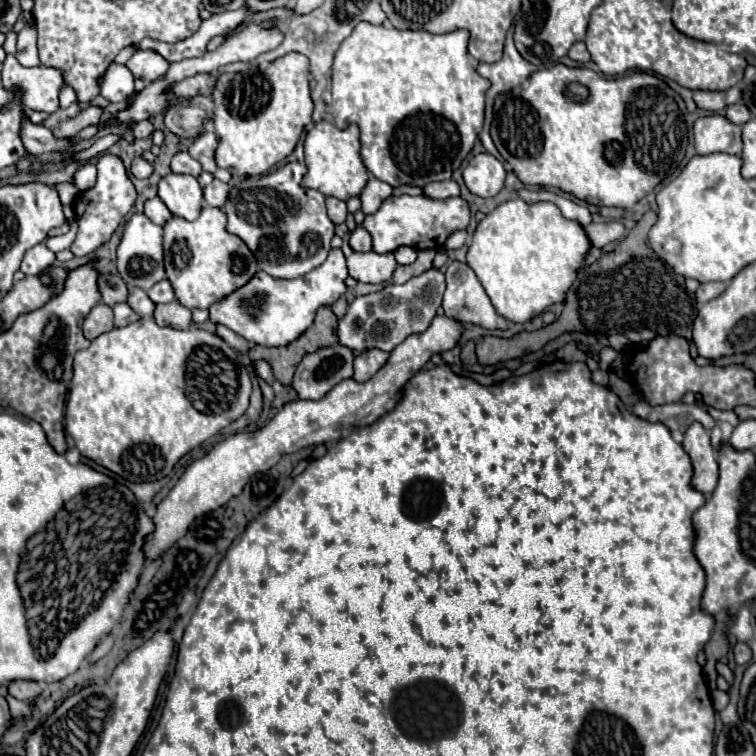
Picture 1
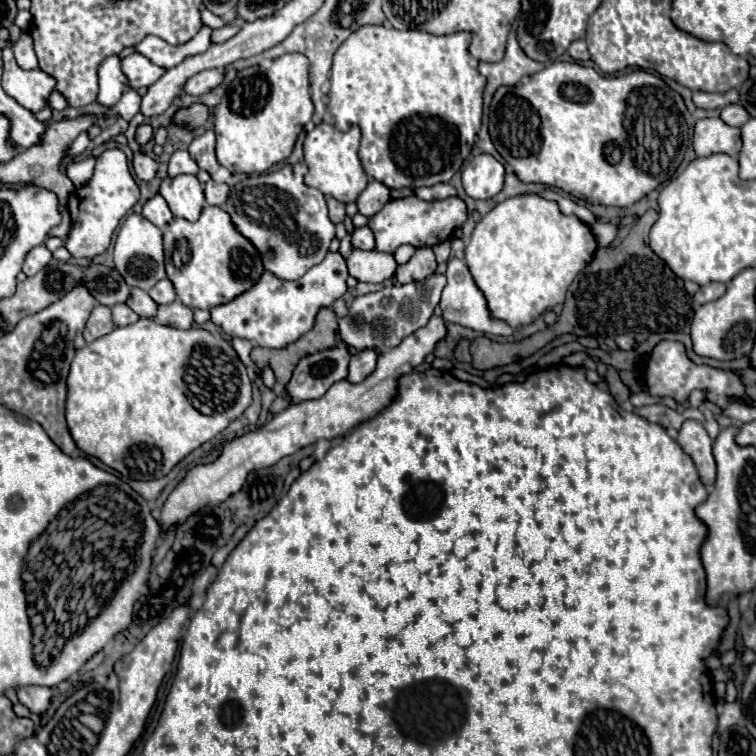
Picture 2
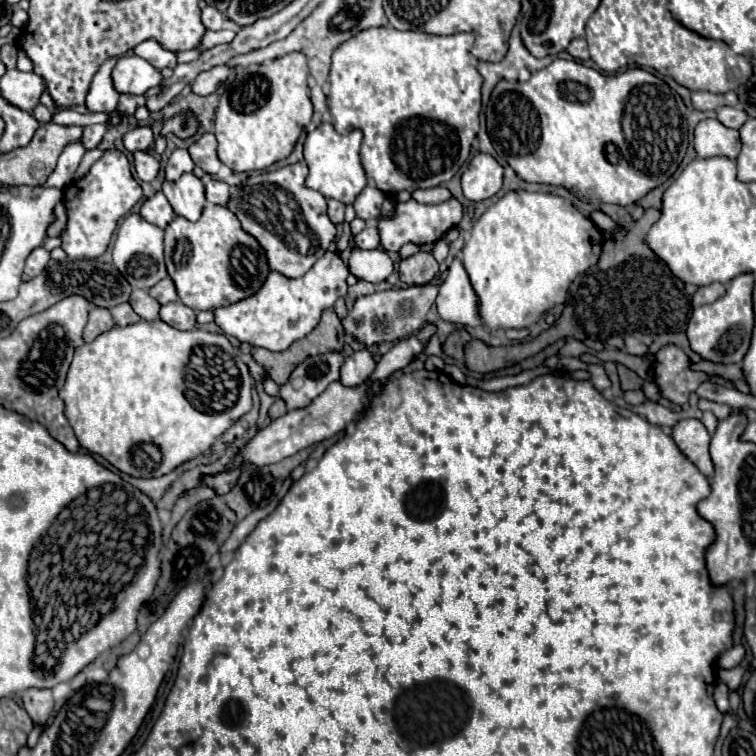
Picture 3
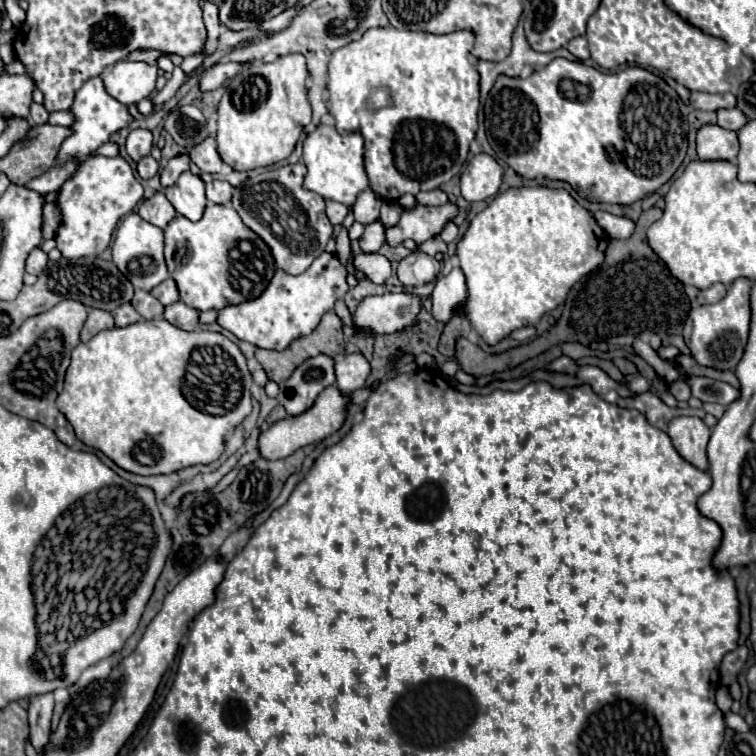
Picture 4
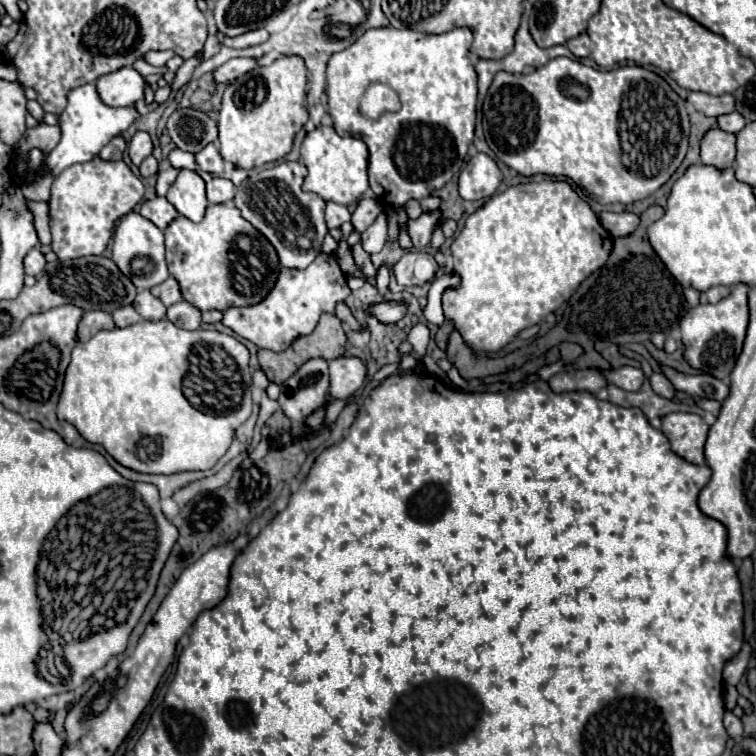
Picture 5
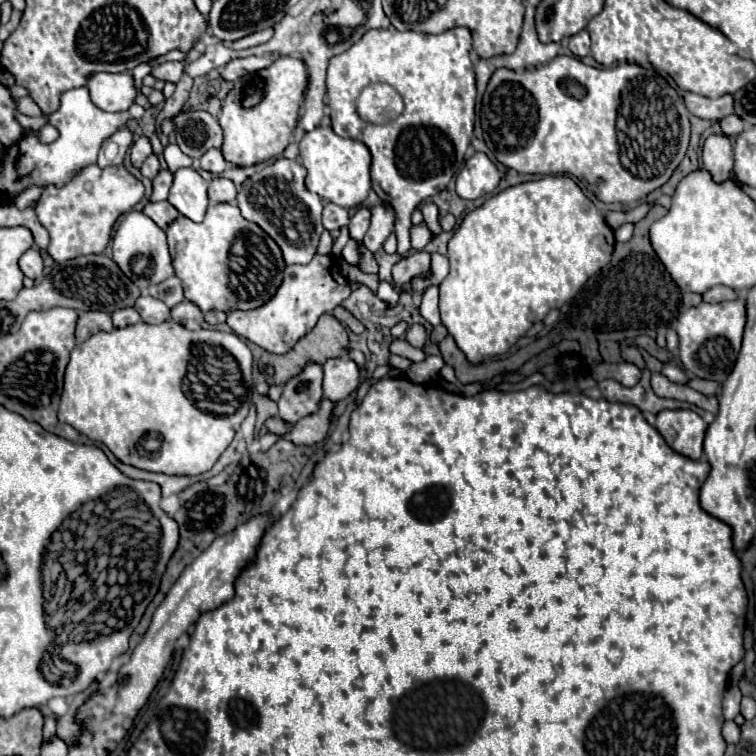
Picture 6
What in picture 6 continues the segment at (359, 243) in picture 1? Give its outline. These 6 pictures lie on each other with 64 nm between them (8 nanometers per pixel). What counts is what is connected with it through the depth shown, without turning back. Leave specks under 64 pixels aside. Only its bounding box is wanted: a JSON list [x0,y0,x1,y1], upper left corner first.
[362,206,394,252]

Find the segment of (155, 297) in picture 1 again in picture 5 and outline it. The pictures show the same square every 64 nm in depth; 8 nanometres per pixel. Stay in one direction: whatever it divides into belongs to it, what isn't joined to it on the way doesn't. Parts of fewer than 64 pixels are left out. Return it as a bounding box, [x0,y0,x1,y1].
[152,276,182,306]

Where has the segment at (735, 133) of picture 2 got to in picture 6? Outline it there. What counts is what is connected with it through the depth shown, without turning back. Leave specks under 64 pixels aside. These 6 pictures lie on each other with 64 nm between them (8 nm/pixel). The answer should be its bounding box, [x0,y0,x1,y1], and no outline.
[702,134,734,182]

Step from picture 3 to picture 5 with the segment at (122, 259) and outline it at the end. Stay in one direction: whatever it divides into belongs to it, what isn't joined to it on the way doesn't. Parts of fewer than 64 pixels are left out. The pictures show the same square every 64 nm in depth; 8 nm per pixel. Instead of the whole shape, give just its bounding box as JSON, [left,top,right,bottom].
[112,212,170,290]

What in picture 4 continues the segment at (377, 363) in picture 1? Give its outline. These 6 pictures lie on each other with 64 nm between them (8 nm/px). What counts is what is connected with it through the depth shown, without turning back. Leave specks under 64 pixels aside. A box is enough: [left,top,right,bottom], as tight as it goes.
[336,354,370,394]

